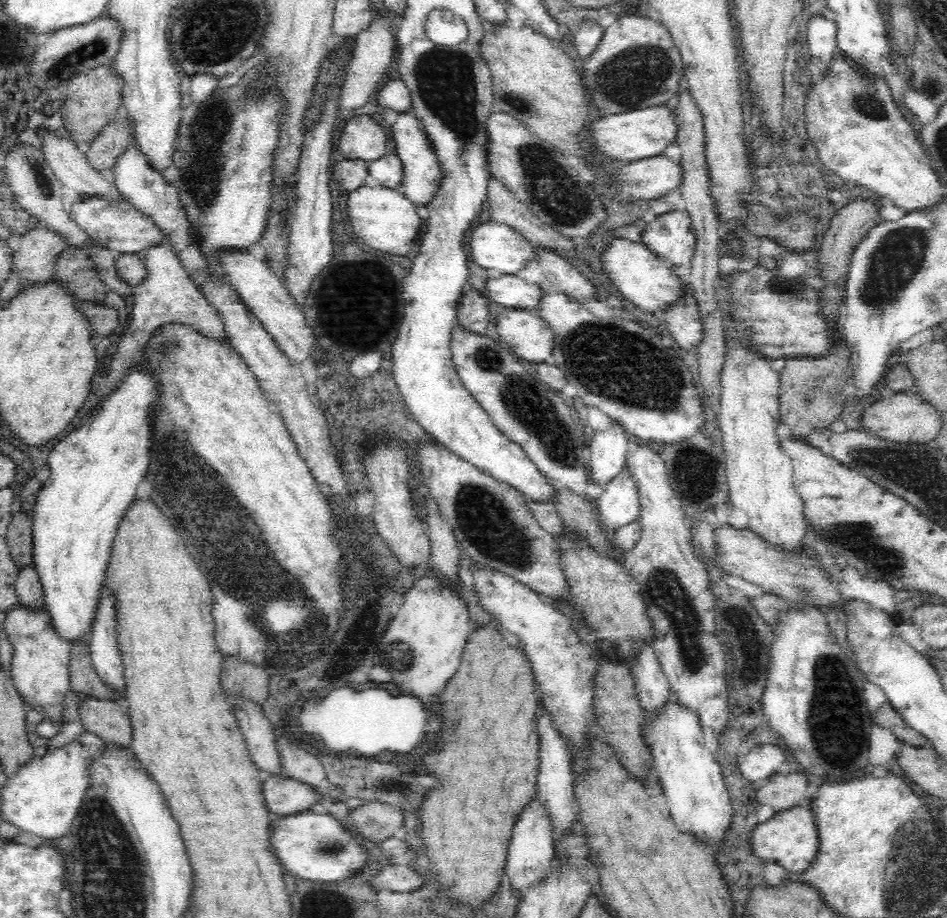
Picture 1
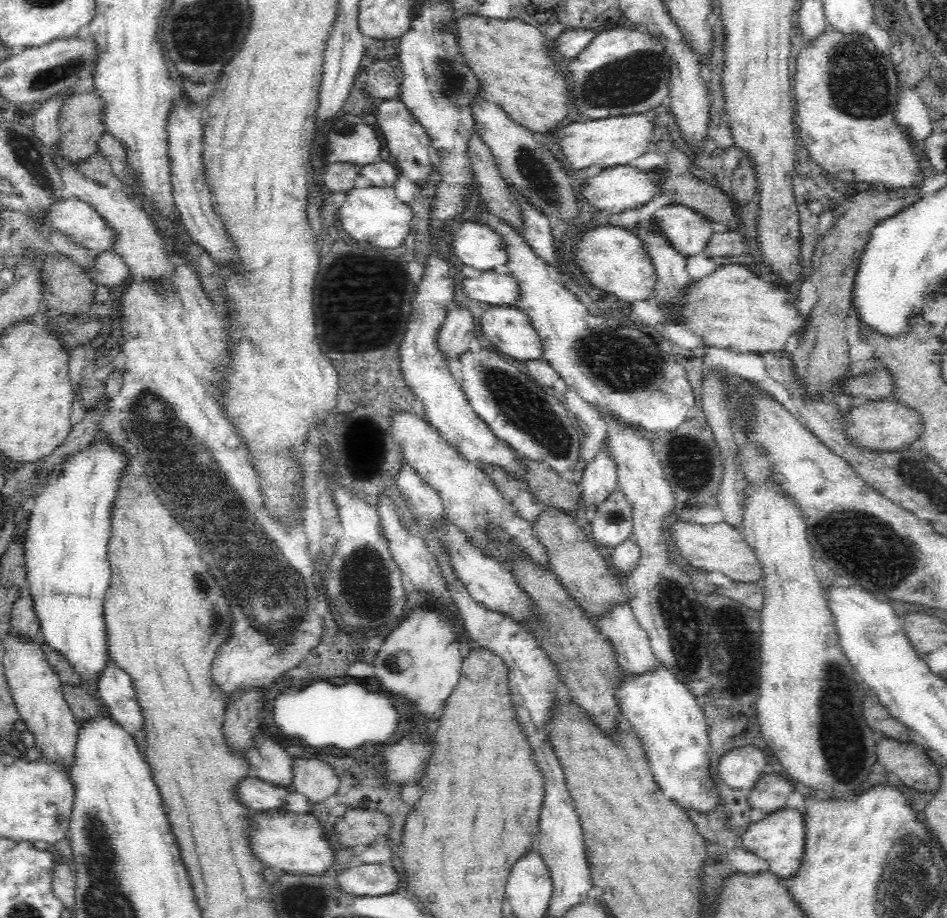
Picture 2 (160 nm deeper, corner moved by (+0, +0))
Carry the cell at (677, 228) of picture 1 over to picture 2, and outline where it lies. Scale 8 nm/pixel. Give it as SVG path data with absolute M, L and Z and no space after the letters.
M672 204L658 209L653 218L661 225L661 234L684 256L704 251L714 234L714 223L684 205Z

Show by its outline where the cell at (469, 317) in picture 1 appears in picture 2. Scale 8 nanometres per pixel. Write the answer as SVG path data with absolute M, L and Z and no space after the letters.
M460 306L445 316L444 323L438 328L438 349L448 363L448 369L454 380L462 382L461 354L468 348L468 342L474 338L474 330L478 330L467 309Z

